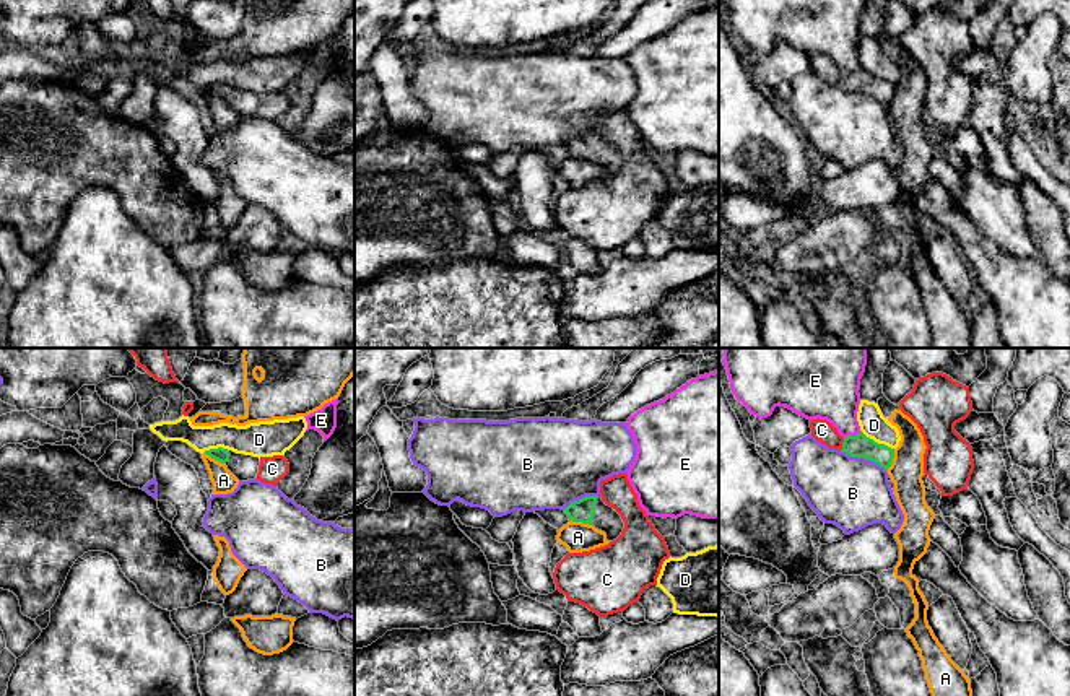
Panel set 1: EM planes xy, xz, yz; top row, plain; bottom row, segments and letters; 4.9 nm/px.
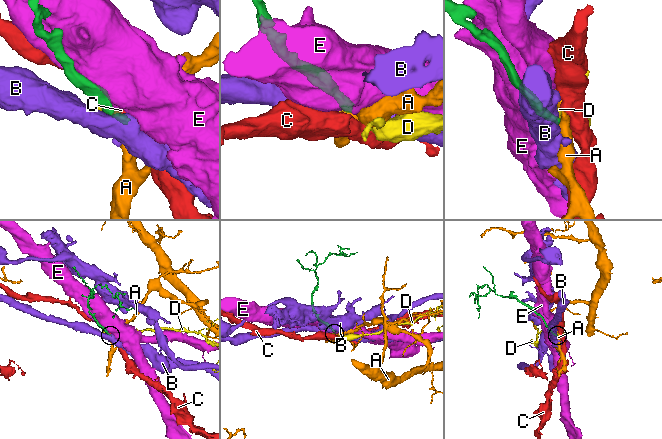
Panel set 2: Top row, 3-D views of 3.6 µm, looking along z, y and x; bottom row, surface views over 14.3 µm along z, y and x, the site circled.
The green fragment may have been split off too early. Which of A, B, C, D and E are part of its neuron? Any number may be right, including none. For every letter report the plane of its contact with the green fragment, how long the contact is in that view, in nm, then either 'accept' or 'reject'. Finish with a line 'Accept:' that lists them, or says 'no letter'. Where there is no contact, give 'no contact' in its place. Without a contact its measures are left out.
A: xz | 120 nm | reject
B: yz | 240 nm | reject
C: yz | 70 nm | accept
D: yz | 180 nm | reject
E: yz | 90 nm | reject
Accept: C

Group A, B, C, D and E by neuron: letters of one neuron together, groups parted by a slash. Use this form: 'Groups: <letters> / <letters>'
Groups: A / B / C / D / E

